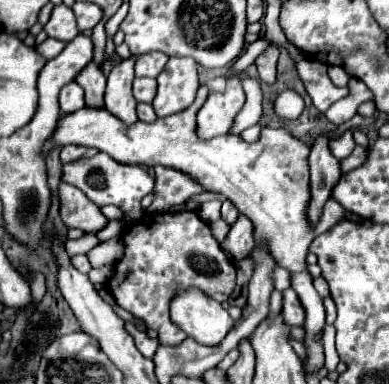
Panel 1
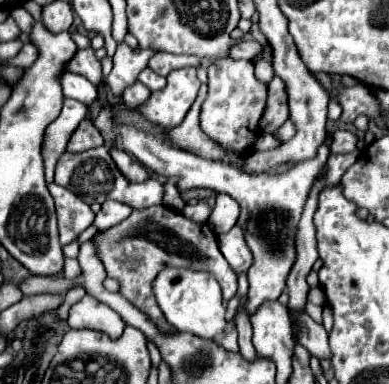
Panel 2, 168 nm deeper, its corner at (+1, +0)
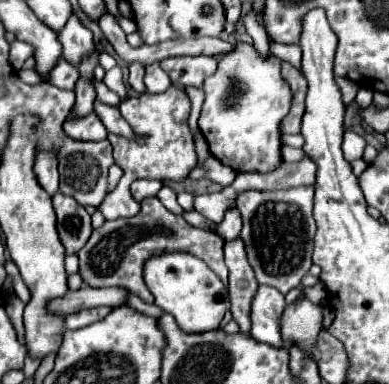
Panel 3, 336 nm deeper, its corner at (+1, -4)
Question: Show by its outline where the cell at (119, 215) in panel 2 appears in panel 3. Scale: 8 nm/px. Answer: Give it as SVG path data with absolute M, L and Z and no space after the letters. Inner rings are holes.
M171 85L167 91L151 95L141 93L139 97L129 97L119 103L119 111L123 119L135 131L135 139L125 141L117 135L109 135L113 145L115 163L123 169L123 177L115 191L111 191L105 201L99 205L105 219L133 217L140 211L140 204L135 201L130 192L130 185L135 179L159 179L159 181L181 181L189 175L189 171L197 165L197 153L193 145L193 135L187 125L191 103L183 89Z

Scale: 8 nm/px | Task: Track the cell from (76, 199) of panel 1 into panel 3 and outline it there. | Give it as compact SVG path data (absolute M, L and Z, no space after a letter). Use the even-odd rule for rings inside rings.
M63 193L53 195L53 209L57 213L57 233L67 249L67 255L77 253L89 239L91 215L73 199Z

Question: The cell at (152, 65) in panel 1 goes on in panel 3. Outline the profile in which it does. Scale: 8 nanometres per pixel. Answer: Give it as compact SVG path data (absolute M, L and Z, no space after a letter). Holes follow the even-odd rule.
M189 55L189 57L169 57L161 61L161 67L169 73L175 85L201 87L203 81L215 73L217 57L209 55Z

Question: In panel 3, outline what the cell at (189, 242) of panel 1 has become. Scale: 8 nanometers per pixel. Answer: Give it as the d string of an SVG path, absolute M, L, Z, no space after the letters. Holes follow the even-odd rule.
M149 197L141 201L141 211L135 217L105 221L99 229L93 231L85 247L79 251L79 275L83 277L83 283L89 287L121 285L137 297L141 297L143 301L153 303L153 295L143 281L143 263L151 255L159 255L165 251L189 251L201 257L221 277L221 281L227 283L223 245L225 241L217 233L189 225L183 217L167 211L157 197Z

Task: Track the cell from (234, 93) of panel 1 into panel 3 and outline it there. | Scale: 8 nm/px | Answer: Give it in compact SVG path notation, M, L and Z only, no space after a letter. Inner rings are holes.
M237 41L233 51L225 53L219 61L217 71L207 77L203 85L205 103L199 117L199 129L209 143L209 151L217 157L223 165L231 167L233 171L273 171L283 163L281 157L281 121L291 109L291 87L281 77L281 59L275 55L261 55L251 43Z

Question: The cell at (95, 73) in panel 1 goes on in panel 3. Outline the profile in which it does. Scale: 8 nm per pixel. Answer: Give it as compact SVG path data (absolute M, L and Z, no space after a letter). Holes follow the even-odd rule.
M71 13L67 25L57 35L59 35L59 43L63 47L63 59L67 59L75 67L79 65L83 55L87 55L95 49L93 33L87 27L83 27L83 23L77 19L75 13Z

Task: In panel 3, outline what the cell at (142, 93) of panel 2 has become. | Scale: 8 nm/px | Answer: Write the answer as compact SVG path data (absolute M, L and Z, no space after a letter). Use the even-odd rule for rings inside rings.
M131 63L129 65L129 85L139 91L139 93L145 93L145 85L143 85L143 75L145 75L145 67L143 63Z

